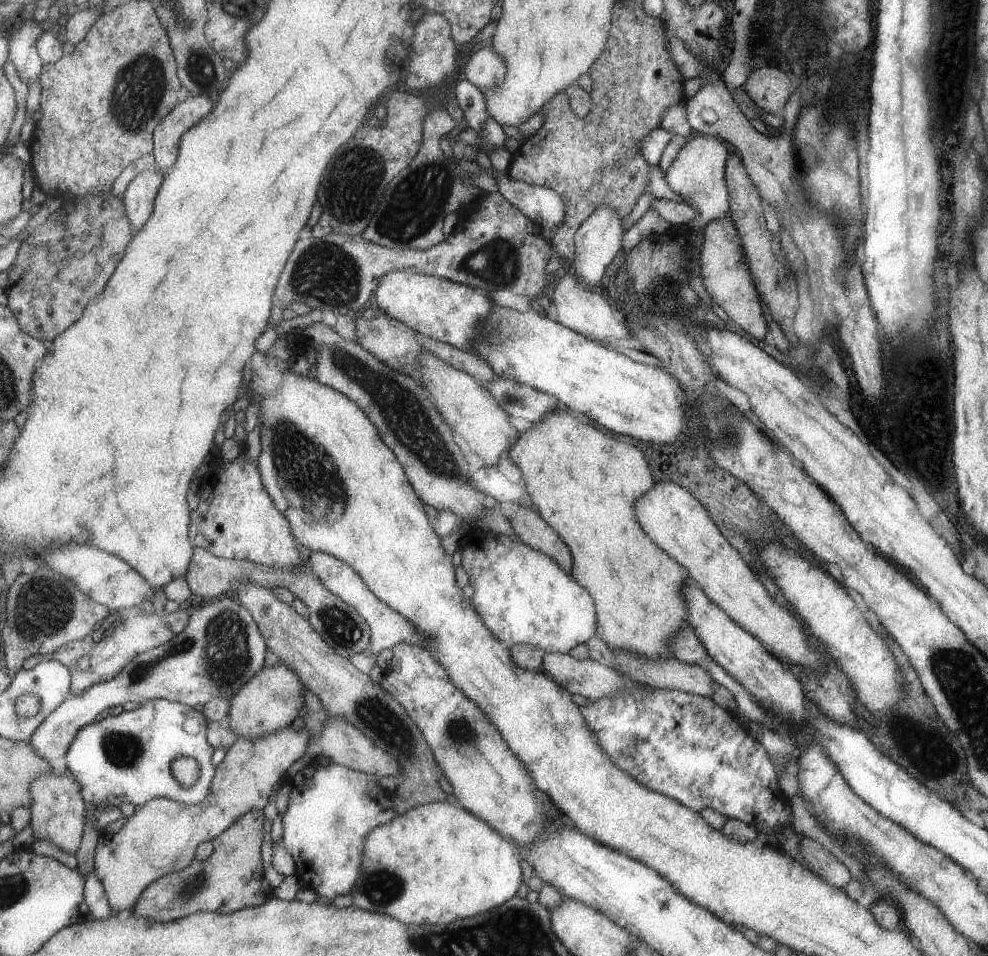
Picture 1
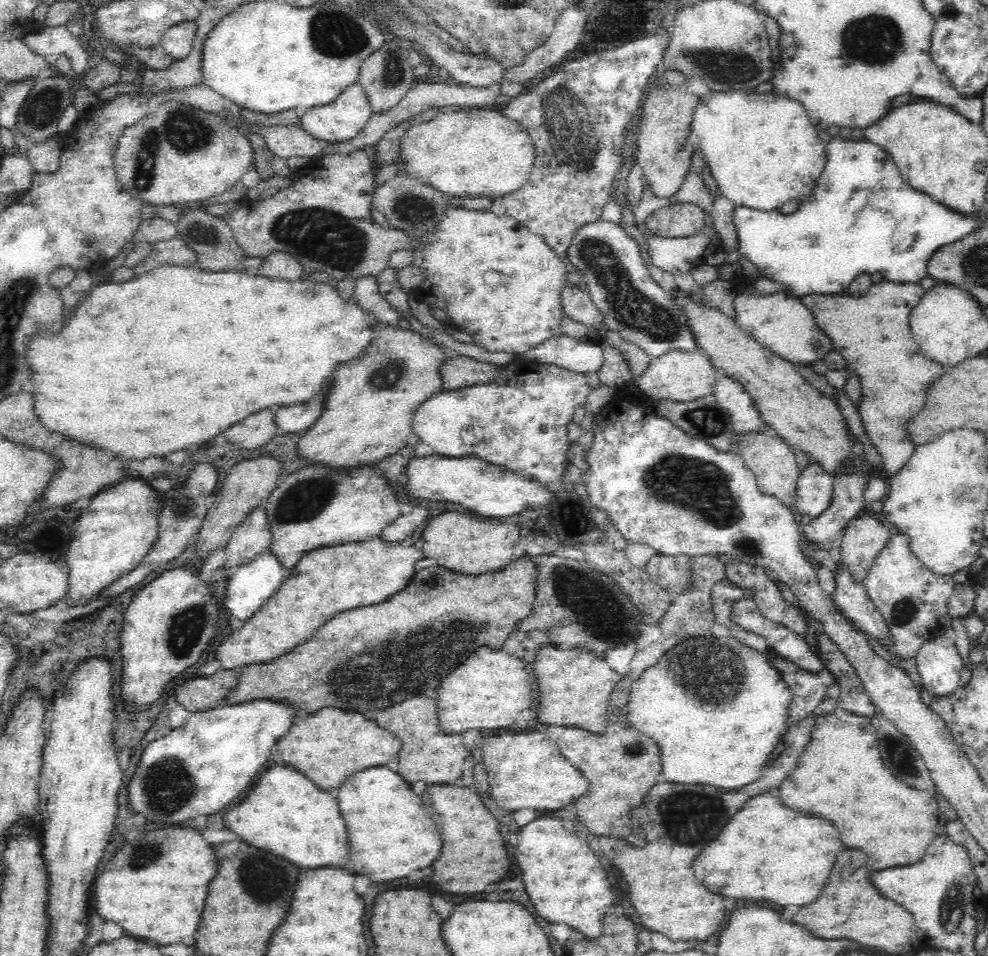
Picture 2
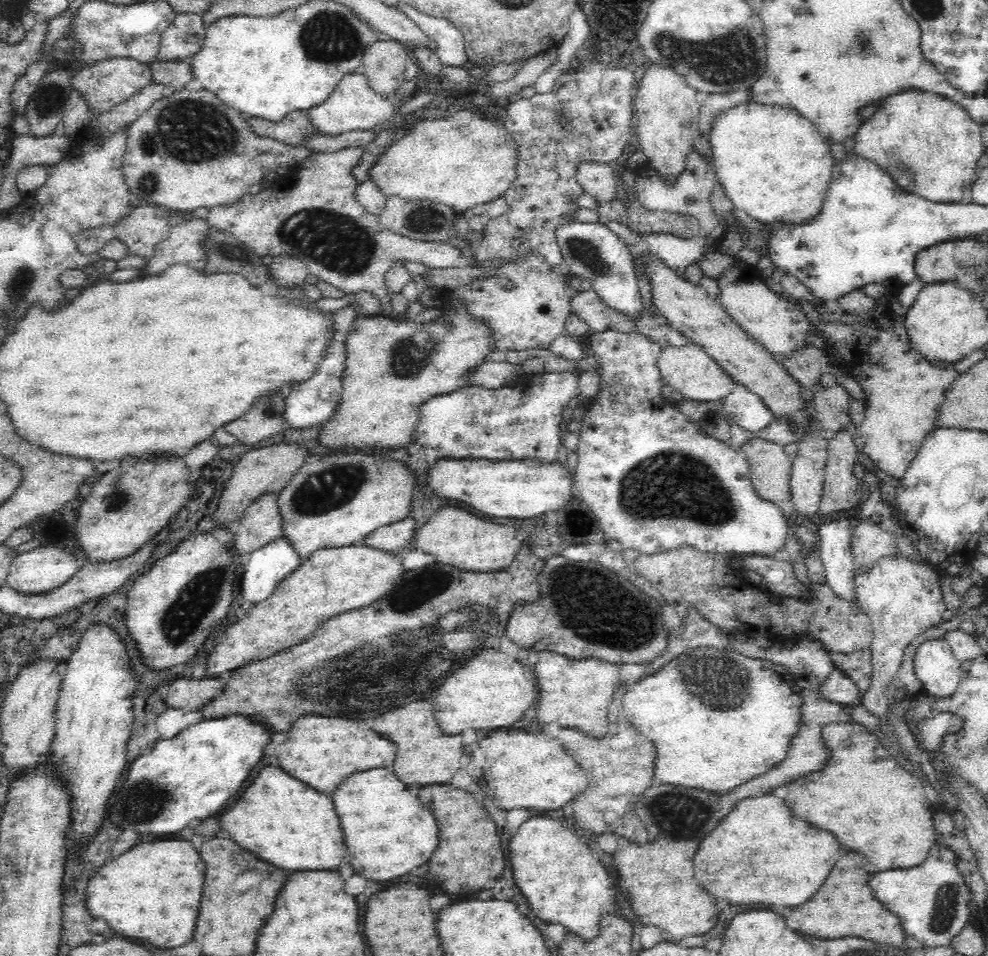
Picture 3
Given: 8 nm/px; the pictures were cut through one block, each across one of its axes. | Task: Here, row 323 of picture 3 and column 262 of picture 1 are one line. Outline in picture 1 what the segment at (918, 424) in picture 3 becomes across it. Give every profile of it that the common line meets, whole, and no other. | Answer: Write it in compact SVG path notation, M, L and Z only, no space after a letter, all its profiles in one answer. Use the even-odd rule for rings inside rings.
M253 810L241 816L227 832L213 840L215 852L207 858L207 862L193 862L181 872L171 872L169 876L155 880L155 884L151 884L139 898L133 914L153 922L171 924L199 912L233 914L243 908L265 906L275 898L275 888L265 880L265 866L261 858L265 820L263 810Z

